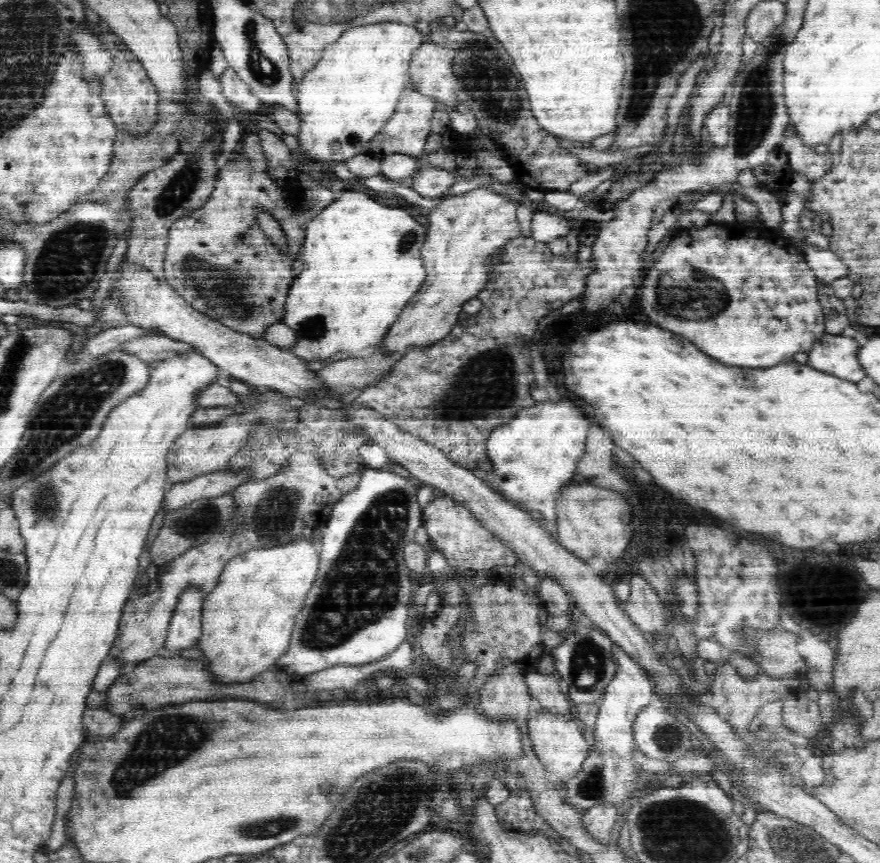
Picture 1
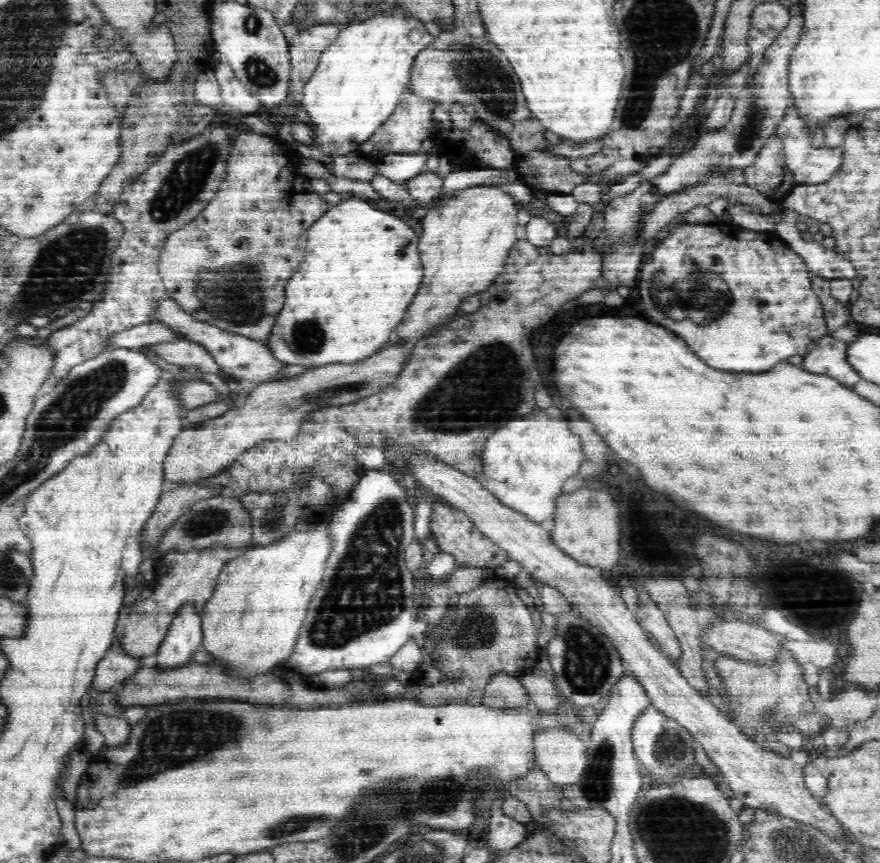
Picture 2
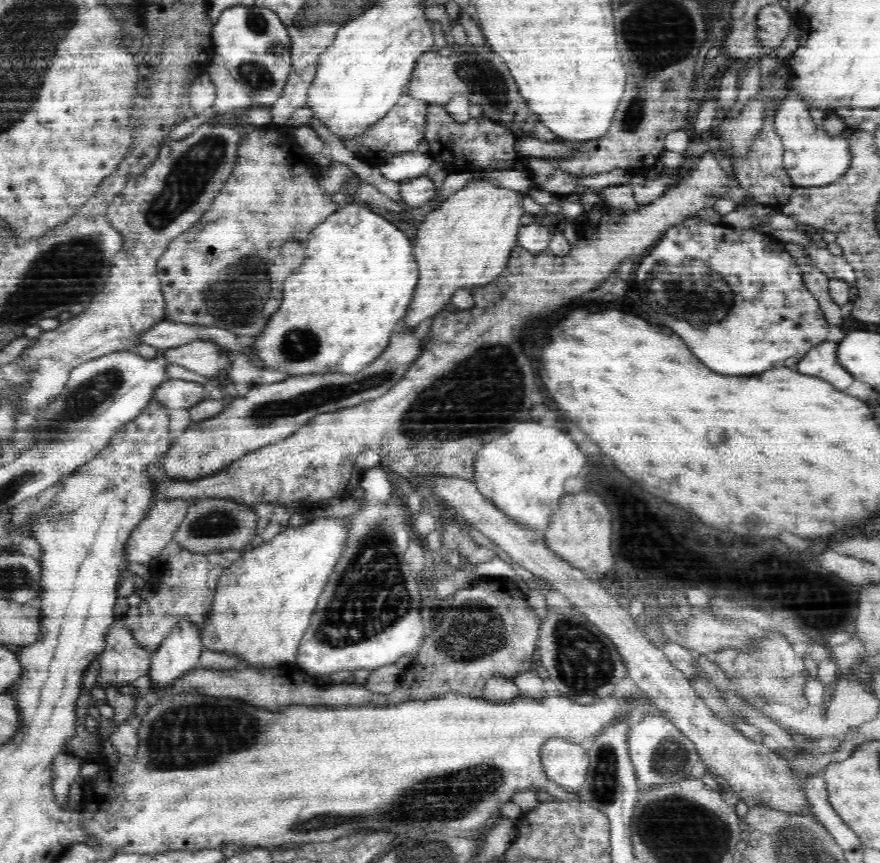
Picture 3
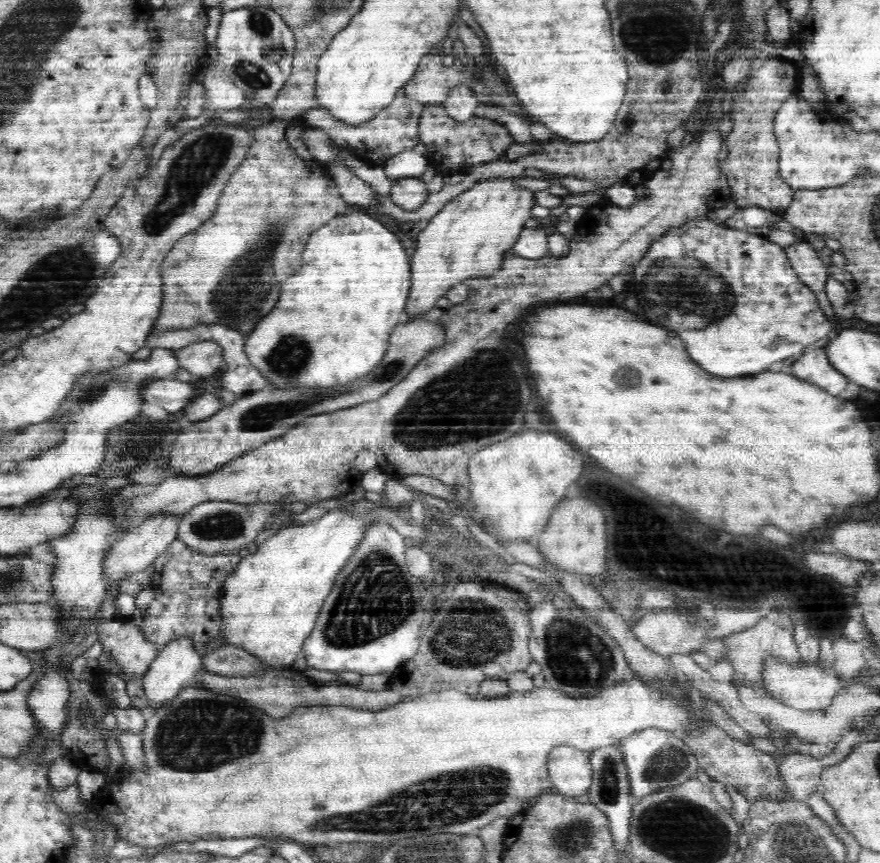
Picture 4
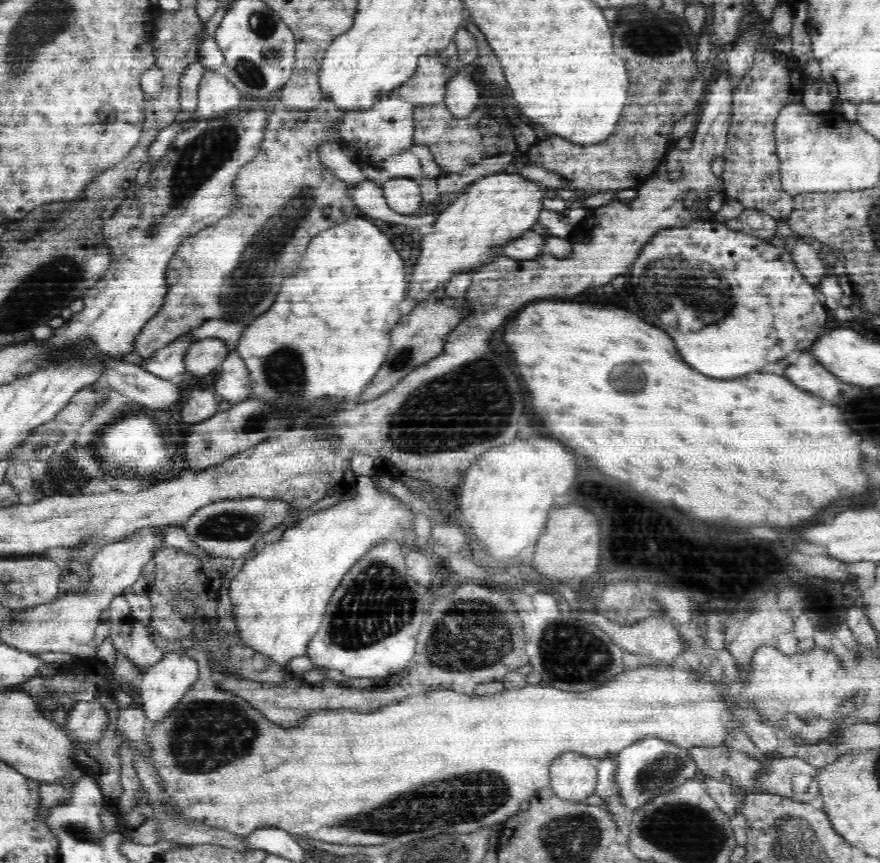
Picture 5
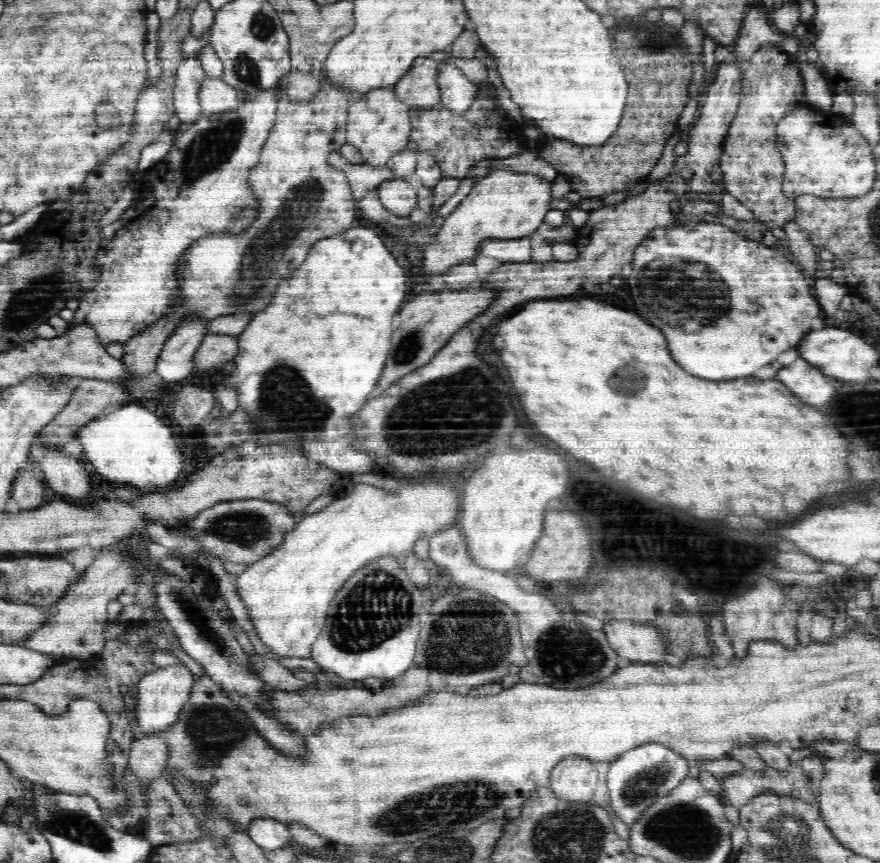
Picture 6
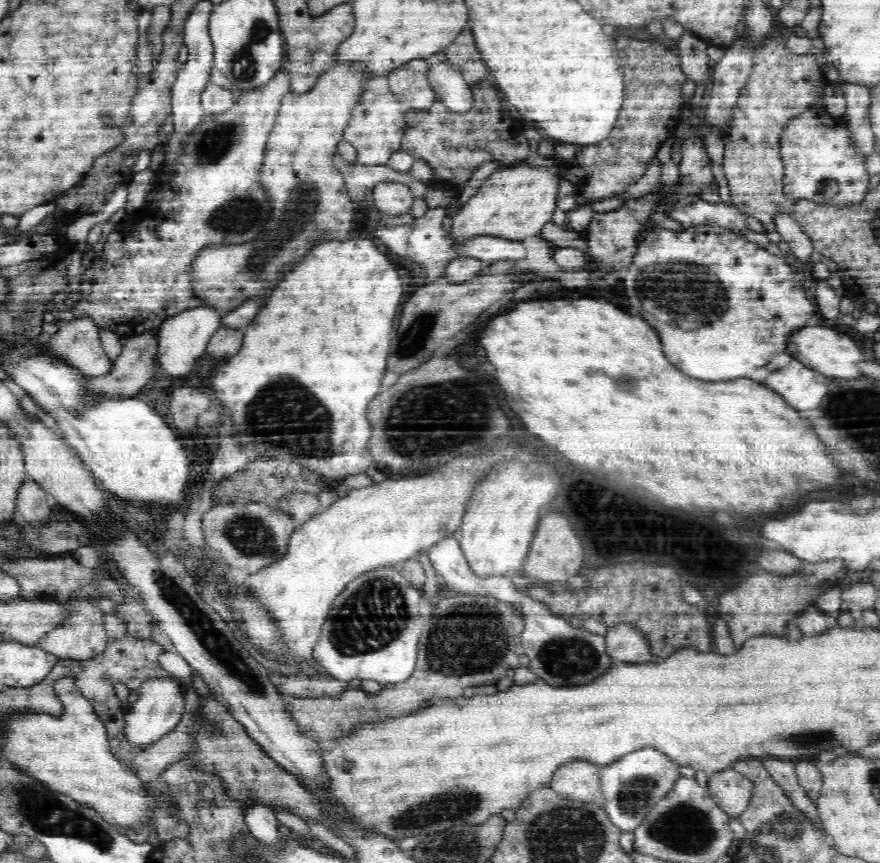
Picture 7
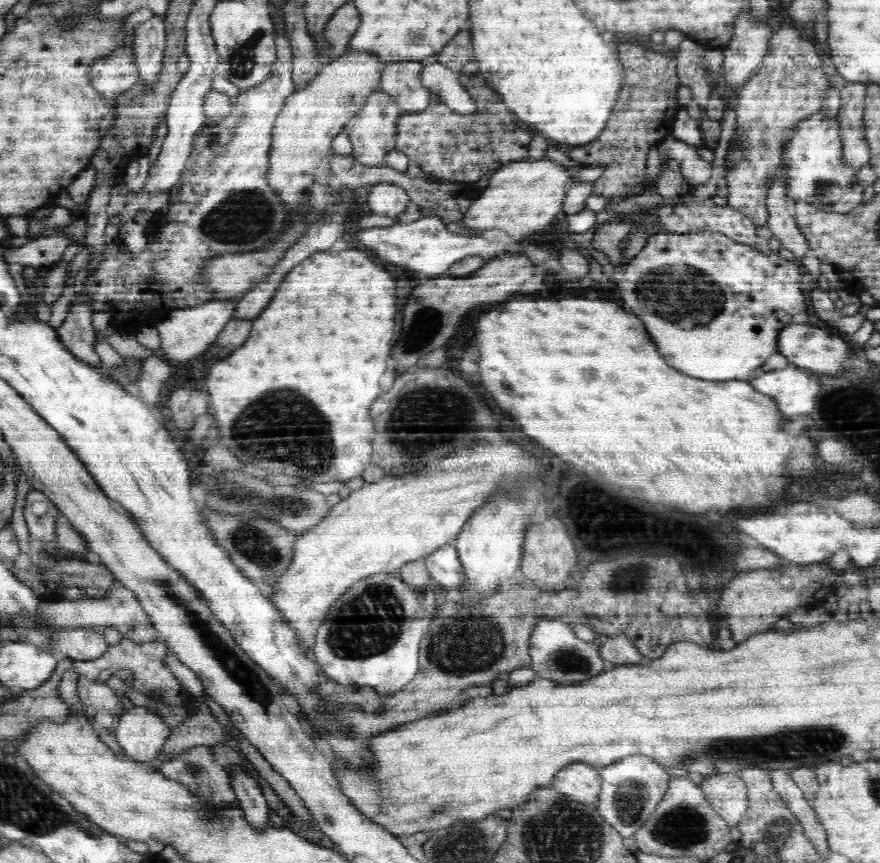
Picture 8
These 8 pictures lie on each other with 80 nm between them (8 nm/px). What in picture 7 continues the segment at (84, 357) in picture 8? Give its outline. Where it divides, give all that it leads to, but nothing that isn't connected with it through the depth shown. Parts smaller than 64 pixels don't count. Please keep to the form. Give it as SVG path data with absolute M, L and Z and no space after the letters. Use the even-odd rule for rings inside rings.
M88 316L74 317L70 321L61 322L55 333L47 335L44 349L48 349L54 357L64 362L88 378L101 377L112 368L112 361L104 353L98 325Z

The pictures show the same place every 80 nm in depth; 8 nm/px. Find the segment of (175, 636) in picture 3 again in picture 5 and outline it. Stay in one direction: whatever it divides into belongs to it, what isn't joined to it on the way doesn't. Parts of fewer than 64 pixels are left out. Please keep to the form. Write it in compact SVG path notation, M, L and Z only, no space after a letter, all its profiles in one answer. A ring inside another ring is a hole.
M165 653L162 659L148 667L137 681L137 689L140 698L142 698L141 707L144 710L146 718L150 722L156 719L162 719L164 715L170 714L174 710L175 703L186 694L187 690L198 680L199 666L196 659L179 653Z

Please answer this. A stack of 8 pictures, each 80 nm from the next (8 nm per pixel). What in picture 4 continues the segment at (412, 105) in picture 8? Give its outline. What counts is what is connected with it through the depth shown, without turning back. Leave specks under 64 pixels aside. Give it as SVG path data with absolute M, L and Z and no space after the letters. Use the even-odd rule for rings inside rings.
M426 54L418 64L418 70L402 88L402 93L406 98L421 103L422 105L440 105L446 101L449 96L449 90L457 88L458 85L466 85L467 88L474 91L474 96L481 104L486 106L500 106L507 112L514 112L514 115L520 114L522 108L514 96L514 88L506 82L504 76L498 74L498 70L484 60L484 56L474 56L468 64L452 64L444 66L444 60L440 55Z

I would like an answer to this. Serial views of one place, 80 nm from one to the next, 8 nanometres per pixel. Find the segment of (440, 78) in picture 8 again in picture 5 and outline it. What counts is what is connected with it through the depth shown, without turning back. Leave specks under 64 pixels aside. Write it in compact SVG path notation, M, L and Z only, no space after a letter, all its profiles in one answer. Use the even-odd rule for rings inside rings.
M468 76L454 77L446 84L443 104L456 118L464 118L482 102L478 86Z

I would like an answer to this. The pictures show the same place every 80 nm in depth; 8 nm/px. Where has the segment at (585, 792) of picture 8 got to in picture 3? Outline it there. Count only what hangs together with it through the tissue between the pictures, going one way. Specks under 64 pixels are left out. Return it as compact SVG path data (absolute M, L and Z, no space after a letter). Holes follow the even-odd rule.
M548 738L539 747L539 760L542 761L543 770L554 785L560 785L568 792L578 792L584 784L588 772L588 747L572 743L566 738Z

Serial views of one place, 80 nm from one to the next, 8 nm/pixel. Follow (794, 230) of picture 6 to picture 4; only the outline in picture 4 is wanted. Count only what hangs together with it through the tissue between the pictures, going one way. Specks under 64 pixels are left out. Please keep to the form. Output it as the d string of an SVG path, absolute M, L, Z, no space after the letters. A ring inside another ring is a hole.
M801 242L797 247L791 248L788 257L796 274L814 292L826 318L834 320L837 318L836 308L830 304L825 291L829 277L827 261L818 255L820 254L808 242Z

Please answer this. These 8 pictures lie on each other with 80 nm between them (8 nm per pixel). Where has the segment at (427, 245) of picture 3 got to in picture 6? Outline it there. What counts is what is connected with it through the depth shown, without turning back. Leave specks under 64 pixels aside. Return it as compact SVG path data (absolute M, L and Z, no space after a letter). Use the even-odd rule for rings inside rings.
M496 169L475 183L466 200L445 218L436 242L430 242L424 254L424 274L430 277L443 276L444 272L462 260L474 261L476 248L486 241L512 240L528 236L538 230L548 214L552 202L550 182L540 176L524 172Z

